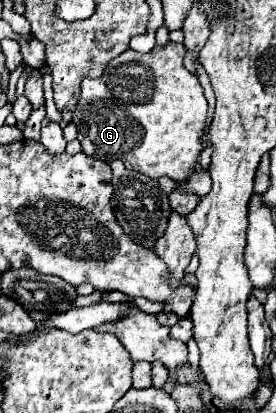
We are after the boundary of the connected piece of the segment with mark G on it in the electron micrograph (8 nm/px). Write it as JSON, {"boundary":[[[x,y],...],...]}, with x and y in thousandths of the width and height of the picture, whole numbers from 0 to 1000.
{"boundary":[[[623,99],[594,114],[565,109],[543,128],[493,128],[464,119],[384,157],[370,186],[297,196],[297,225],[275,264],[261,269],[261,298],[283,308],[275,337],[297,351],[297,370],[384,395],[442,385],[457,409],[522,419],[543,433],[601,424],[630,438],[667,438],[667,429],[703,414],[725,380],[725,327],[736,324],[754,271],[754,249],[717,186],[659,157],[667,133],[674,114]]]}

